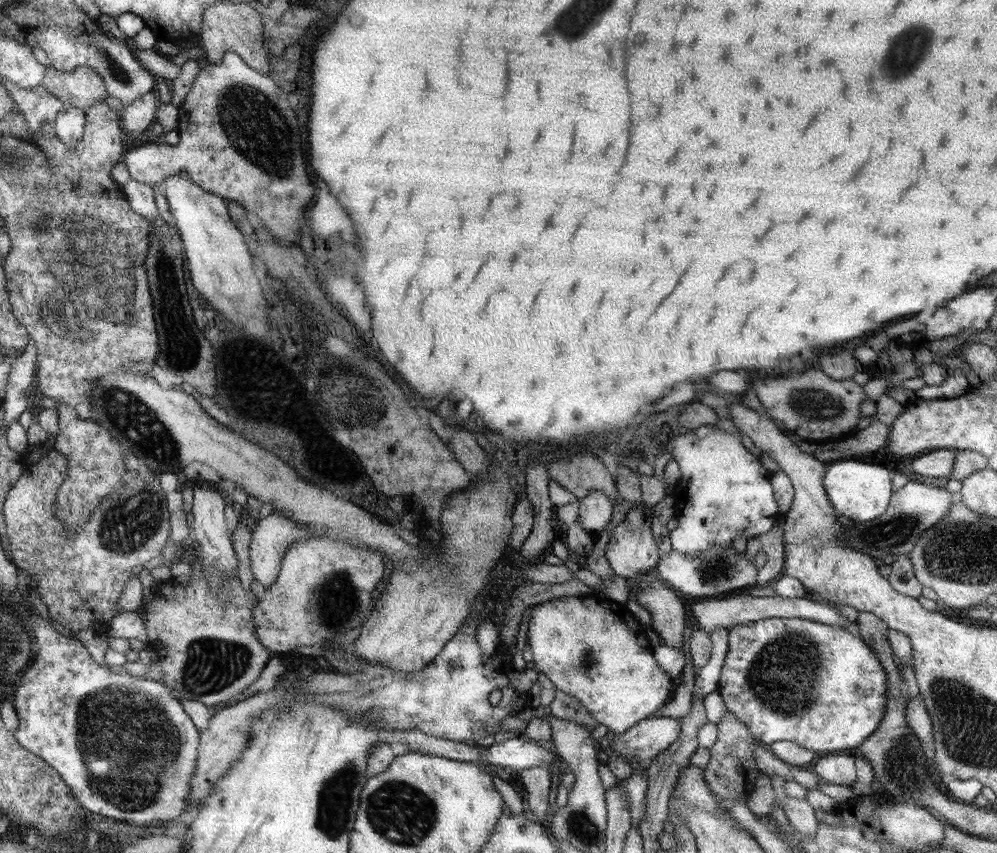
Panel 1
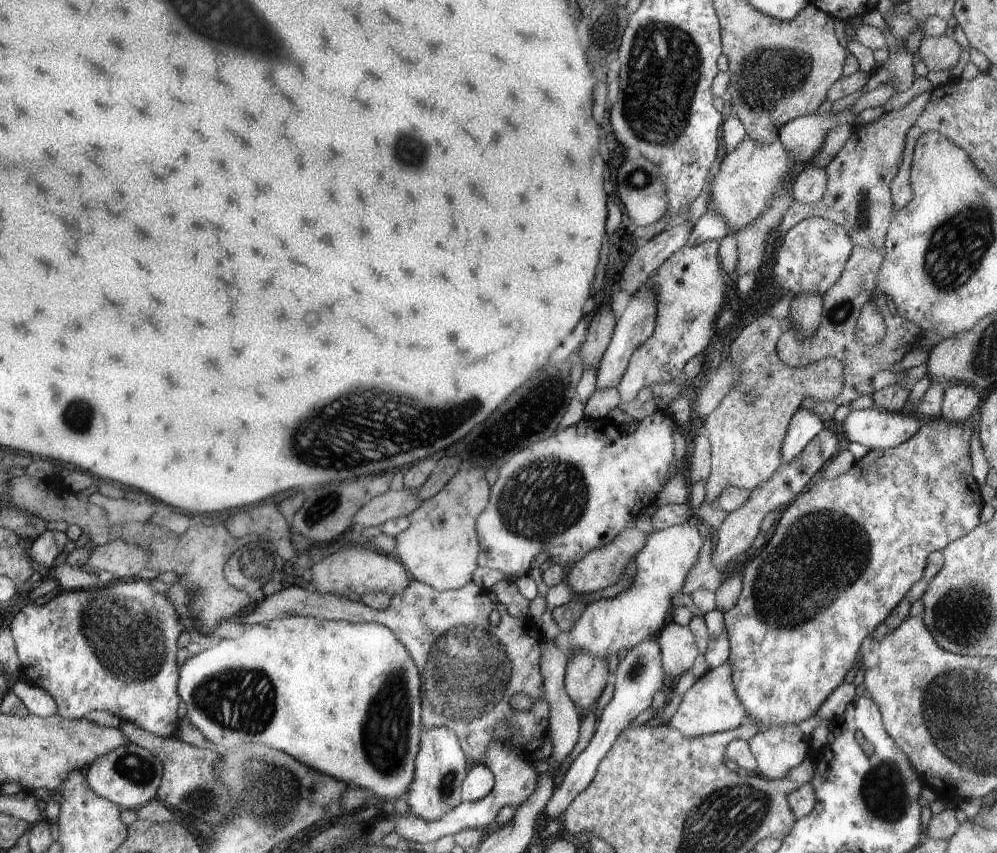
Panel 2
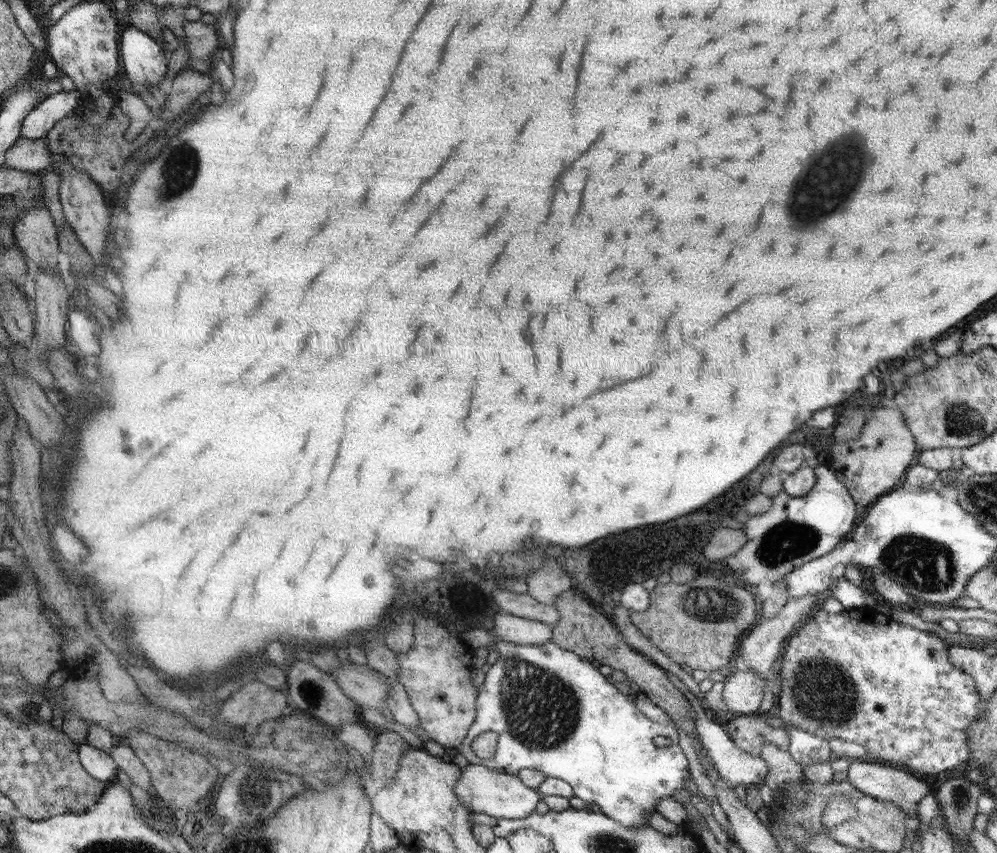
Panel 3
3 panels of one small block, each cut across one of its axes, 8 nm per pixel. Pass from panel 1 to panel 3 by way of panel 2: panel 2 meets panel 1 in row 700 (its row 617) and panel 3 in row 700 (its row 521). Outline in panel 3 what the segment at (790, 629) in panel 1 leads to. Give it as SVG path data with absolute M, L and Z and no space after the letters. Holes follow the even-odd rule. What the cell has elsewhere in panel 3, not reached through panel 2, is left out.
M857 608L857 610L843 610L843 614L829 614L825 610L815 610L813 618L809 622L805 622L799 630L795 630L795 634L787 640L783 658L781 658L781 692L779 692L779 700L777 700L777 708L775 708L775 716L779 716L783 722L787 722L791 728L809 732L813 736L819 736L823 740L827 738L839 738L845 742L855 742L855 744L863 744L867 746L867 760L869 762L887 762L887 766L907 766L907 770L919 772L919 774L937 774L941 770L955 770L957 764L967 762L971 756L969 752L969 740L967 740L967 732L971 730L971 724L975 722L975 718L979 716L981 704L979 704L979 696L973 684L973 678L969 674L965 674L961 668L955 668L949 662L949 646L951 642L939 640L939 636L929 634L929 632L921 632L915 630L907 624L899 624L893 618L885 618L879 612L875 612L873 608Z

